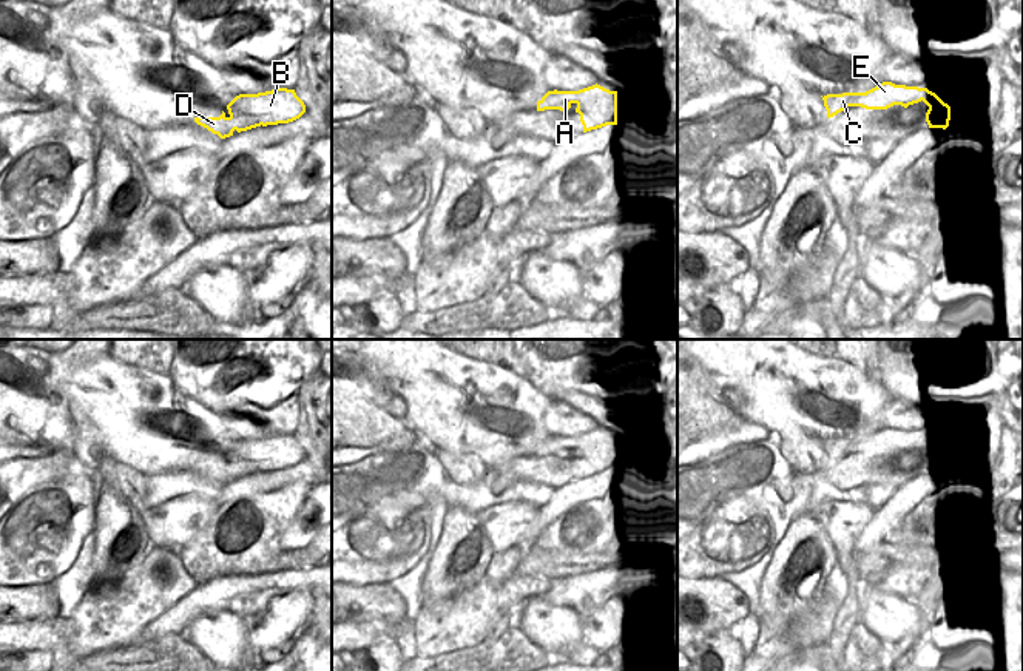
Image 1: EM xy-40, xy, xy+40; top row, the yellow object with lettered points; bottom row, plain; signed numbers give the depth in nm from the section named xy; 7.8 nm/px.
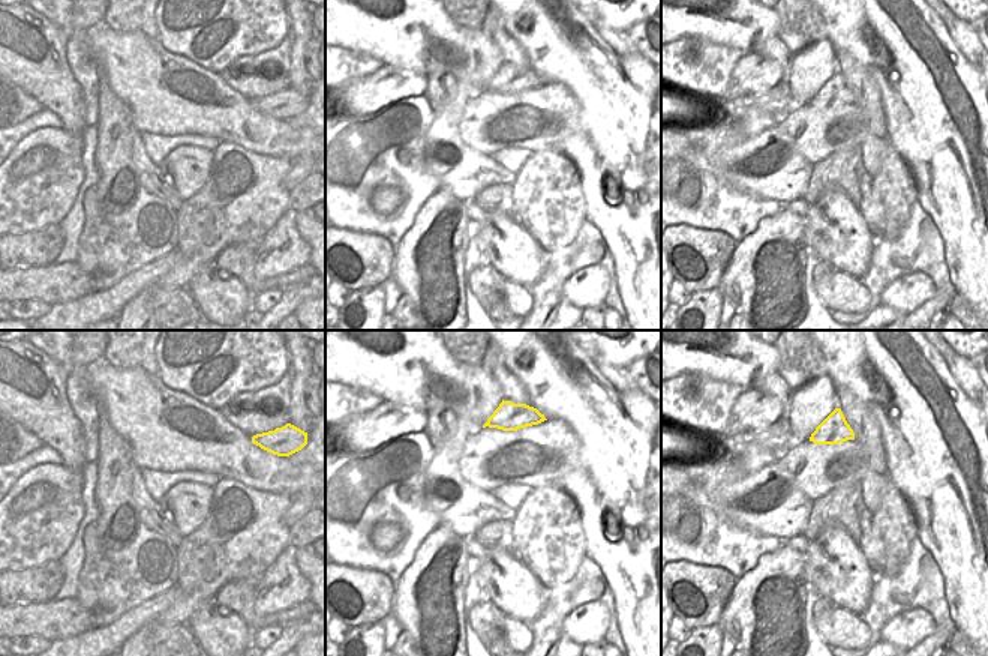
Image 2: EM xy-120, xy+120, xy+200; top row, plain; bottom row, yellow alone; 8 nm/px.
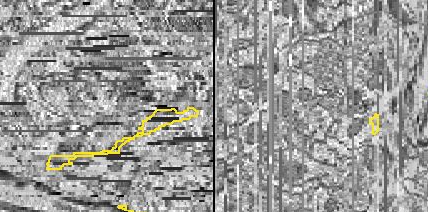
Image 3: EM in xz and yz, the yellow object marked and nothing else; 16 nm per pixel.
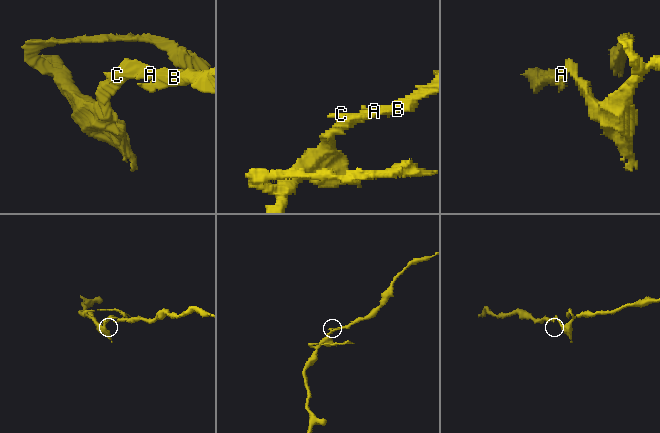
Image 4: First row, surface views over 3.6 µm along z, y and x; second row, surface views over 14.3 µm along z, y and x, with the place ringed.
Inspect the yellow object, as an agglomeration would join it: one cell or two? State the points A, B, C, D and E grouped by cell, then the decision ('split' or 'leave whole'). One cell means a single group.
A C E / B D; split

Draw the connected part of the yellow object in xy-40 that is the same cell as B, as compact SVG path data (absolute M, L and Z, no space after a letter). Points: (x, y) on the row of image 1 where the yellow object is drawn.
M275 88L258 94L239 94L228 105L228 117L222 111L219 117L194 117L194 122L221 139L256 126L289 123L306 113L304 102L295 89Z

